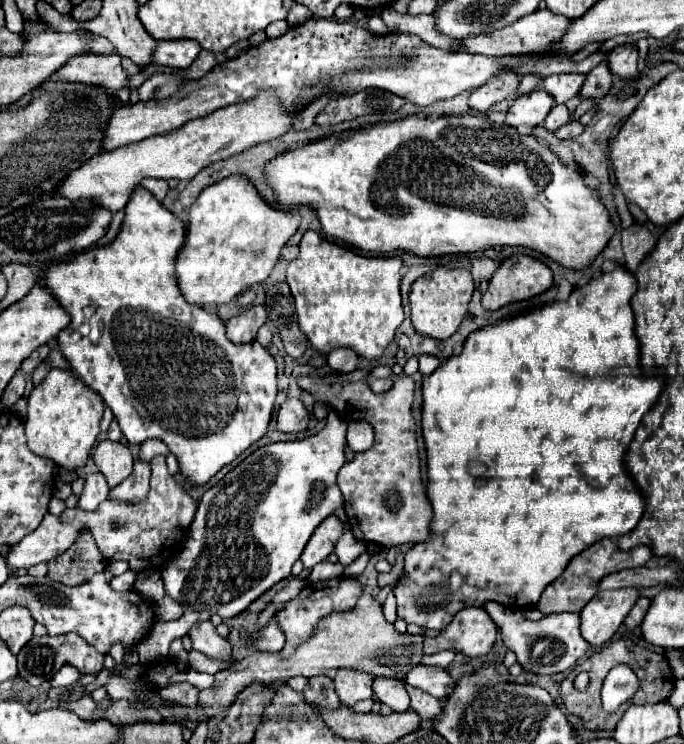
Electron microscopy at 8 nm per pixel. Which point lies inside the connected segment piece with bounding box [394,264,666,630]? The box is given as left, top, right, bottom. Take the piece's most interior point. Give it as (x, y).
(516, 494)

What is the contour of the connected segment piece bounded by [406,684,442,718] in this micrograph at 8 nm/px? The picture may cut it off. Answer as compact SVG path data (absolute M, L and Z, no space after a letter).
M406 684L406 692L412 700L412 710L422 716L422 718L434 718L442 712L442 704L434 698L434 696L428 696L426 692L420 692L418 688Z

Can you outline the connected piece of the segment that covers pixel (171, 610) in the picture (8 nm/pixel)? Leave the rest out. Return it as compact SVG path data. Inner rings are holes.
M164 596L164 600L160 600L156 608L158 620L176 620L178 616L182 616L182 608L178 608L178 604L174 604L174 600L170 600L168 596Z

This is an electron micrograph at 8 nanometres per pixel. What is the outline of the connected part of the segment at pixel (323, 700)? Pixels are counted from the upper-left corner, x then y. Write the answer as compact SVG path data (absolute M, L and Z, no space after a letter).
M324 674L314 676L310 678L309 686L310 688L305 688L303 691L306 702L320 704L320 706L326 706L326 708L336 708L340 704L332 678L328 678Z

